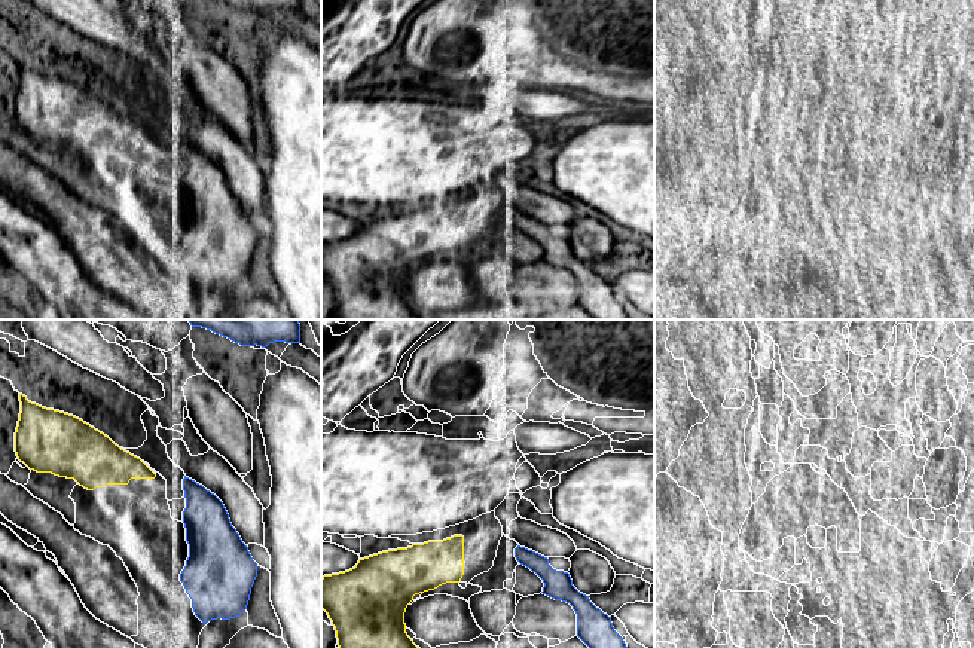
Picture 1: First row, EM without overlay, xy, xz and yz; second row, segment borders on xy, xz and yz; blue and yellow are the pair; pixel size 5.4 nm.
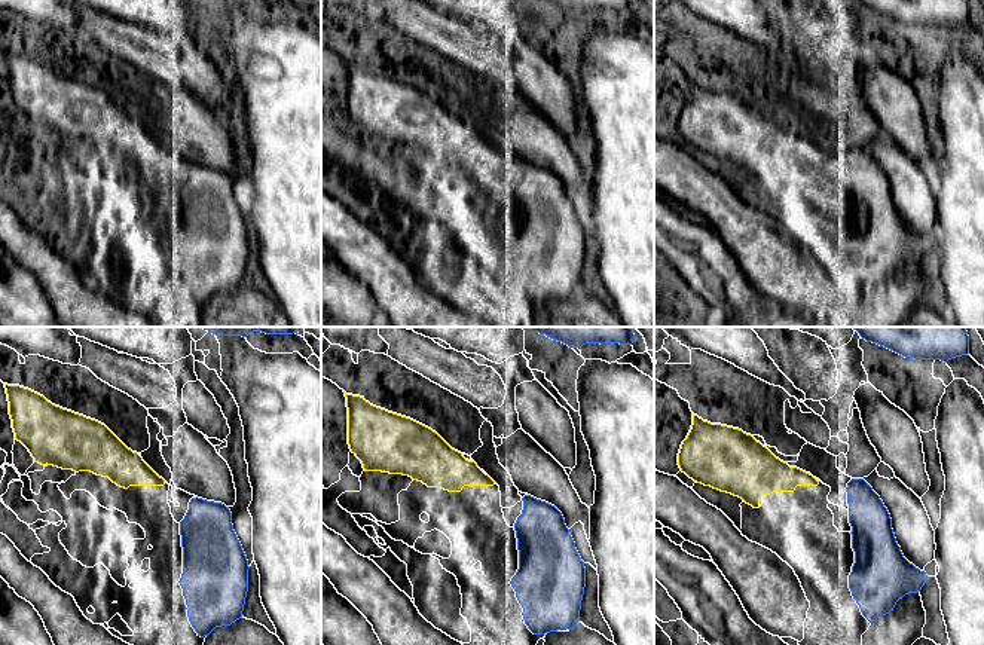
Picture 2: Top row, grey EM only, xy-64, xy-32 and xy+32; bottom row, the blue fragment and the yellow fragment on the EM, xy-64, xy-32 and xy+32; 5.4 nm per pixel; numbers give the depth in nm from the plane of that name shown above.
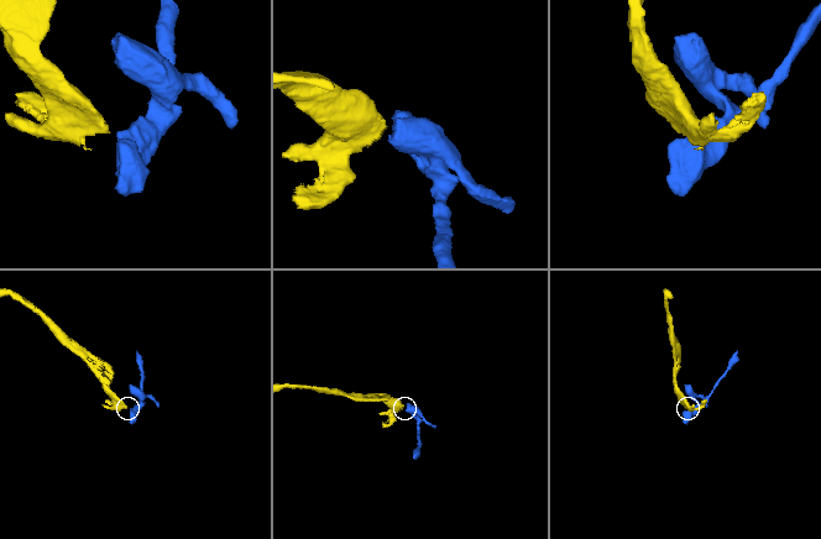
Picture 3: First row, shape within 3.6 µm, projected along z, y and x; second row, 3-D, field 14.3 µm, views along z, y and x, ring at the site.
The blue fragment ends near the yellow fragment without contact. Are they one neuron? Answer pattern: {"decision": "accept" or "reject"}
{"decision": "accept"}

